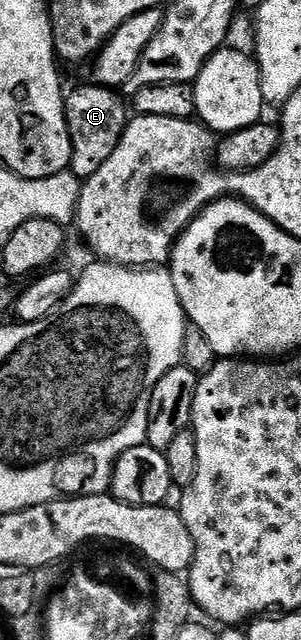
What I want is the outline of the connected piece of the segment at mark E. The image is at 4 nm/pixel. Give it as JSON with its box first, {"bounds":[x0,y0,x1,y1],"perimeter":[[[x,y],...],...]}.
{"bounds":[63,85,129,181],"perimeter":[[[102,85],[90,86],[79,87],[72,95],[70,92],[63,104],[71,138],[71,166],[69,169],[80,181],[93,177],[93,173],[97,173],[97,169],[101,169],[101,165],[105,165],[109,153],[113,153],[113,149],[121,141],[129,122],[128,104],[127,107],[123,104],[124,96],[118,90]]]}

